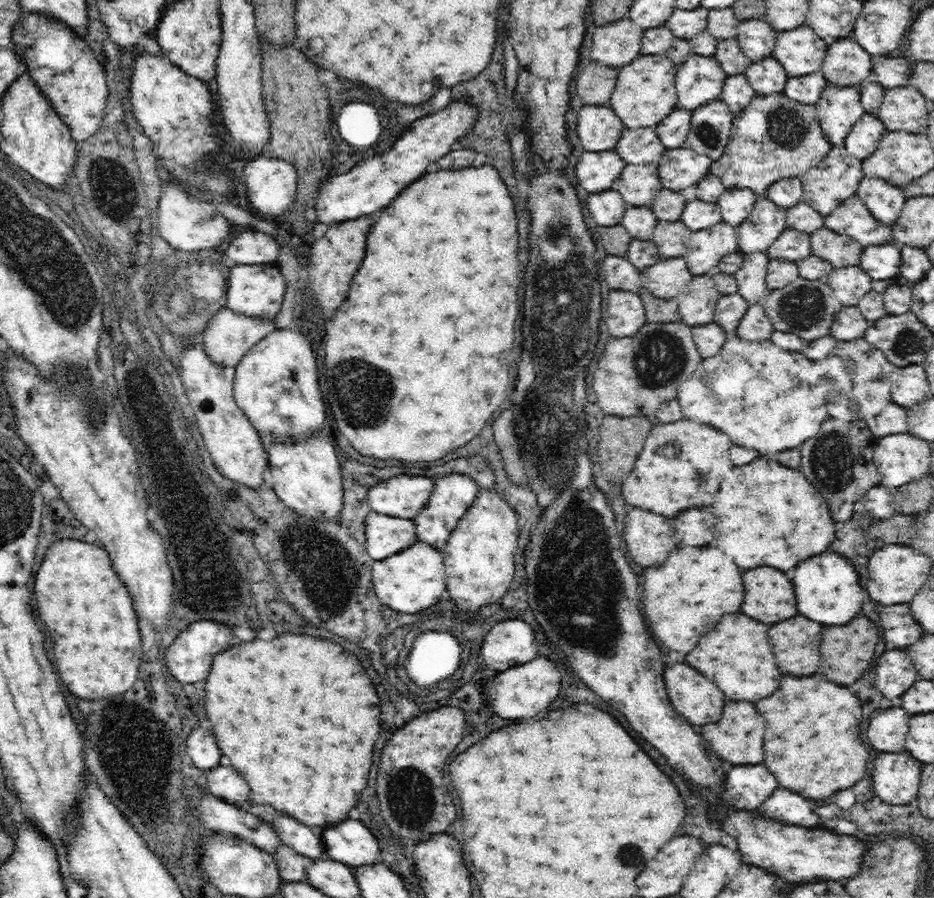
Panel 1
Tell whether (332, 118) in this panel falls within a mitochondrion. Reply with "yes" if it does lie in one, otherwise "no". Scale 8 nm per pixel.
no

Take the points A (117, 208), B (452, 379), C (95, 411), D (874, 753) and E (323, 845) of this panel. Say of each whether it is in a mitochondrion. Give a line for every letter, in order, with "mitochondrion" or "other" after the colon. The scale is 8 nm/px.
A: mitochondrion
B: other
C: mitochondrion
D: other
E: other

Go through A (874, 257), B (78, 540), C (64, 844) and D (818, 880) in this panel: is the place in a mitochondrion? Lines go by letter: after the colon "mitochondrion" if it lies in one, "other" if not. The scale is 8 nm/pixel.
A: other
B: other
C: other
D: other

